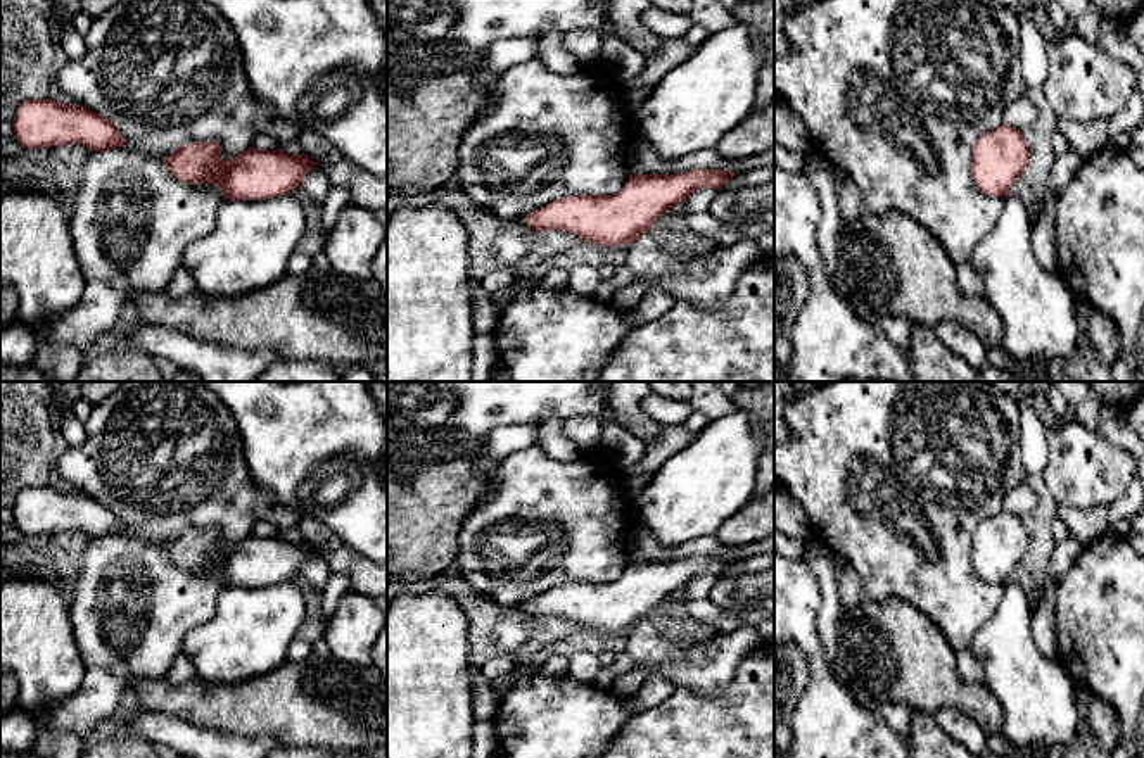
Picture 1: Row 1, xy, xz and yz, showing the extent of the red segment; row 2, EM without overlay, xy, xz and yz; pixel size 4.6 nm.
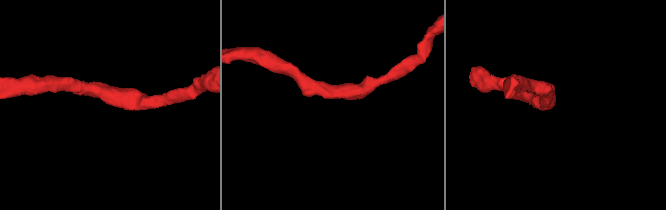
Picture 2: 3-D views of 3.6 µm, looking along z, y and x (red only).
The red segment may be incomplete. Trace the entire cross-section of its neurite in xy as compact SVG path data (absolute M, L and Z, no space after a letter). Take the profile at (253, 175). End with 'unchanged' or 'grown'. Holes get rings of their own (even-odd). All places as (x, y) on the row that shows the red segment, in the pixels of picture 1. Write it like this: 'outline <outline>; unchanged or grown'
outline M188 142L162 157L164 169L187 185L213 183L225 200L264 200L292 193L316 161L302 152L294 157L280 150L247 150L221 159L218 142Z; unchanged

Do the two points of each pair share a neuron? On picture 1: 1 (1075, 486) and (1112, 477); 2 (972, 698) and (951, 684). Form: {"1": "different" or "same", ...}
{"1": "same", "2": "same"}

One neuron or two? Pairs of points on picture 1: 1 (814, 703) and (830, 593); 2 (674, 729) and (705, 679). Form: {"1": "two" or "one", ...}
{"1": "two", "2": "two"}

